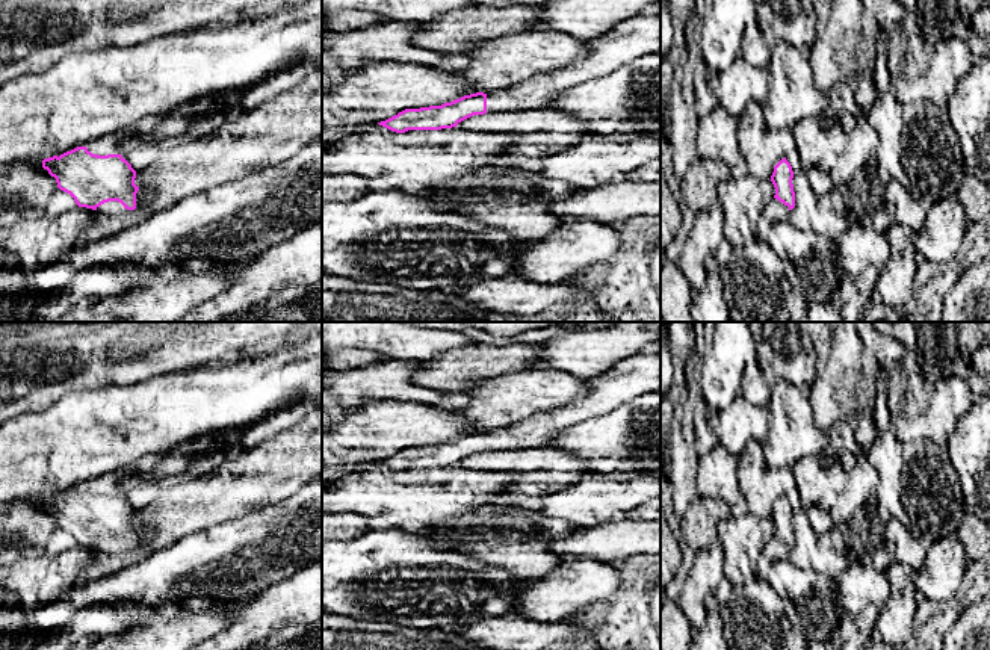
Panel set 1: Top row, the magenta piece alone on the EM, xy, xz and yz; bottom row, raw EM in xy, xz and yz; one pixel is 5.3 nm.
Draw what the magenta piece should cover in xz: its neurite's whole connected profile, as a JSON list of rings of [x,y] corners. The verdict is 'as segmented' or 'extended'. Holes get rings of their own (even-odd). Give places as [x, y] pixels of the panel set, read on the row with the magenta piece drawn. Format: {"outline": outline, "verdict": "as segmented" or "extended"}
{"outline": [[[641,14],[620,23],[608,33],[588,41],[589,56],[561,70],[537,76],[505,89],[464,95],[441,106],[405,109],[378,122],[405,133],[408,130],[441,130],[487,112],[544,109],[570,88],[603,77],[621,65],[661,51],[661,14]]], "verdict": "extended"}

